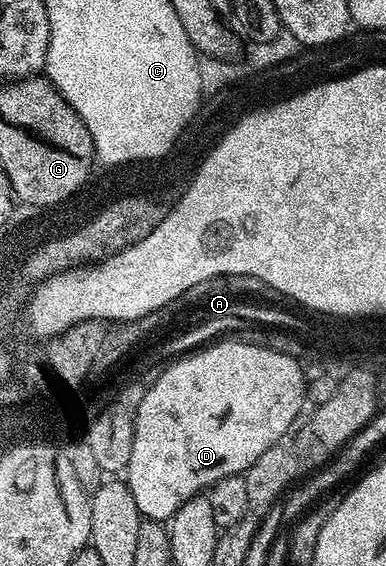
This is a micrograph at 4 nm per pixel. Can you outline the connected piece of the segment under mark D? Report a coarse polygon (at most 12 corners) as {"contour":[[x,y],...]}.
{"contour":[[222,342],[134,407],[126,482],[167,521],[279,444],[295,358]]}

